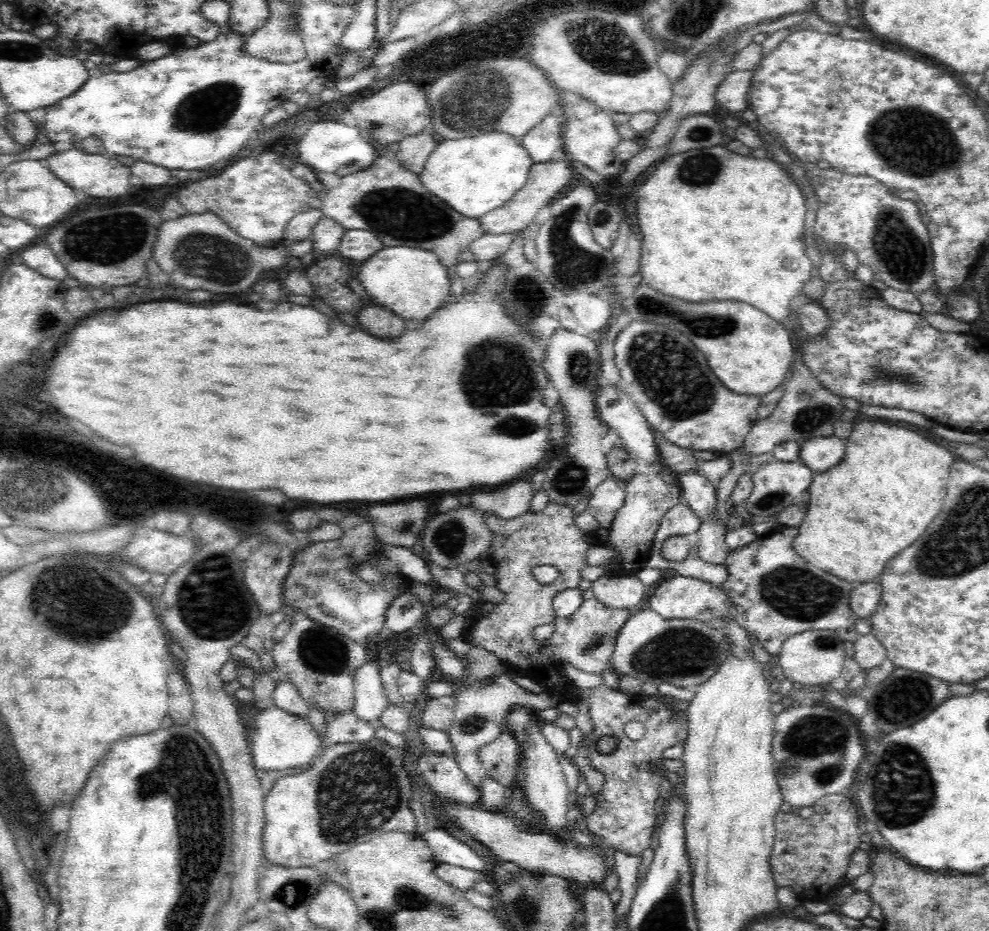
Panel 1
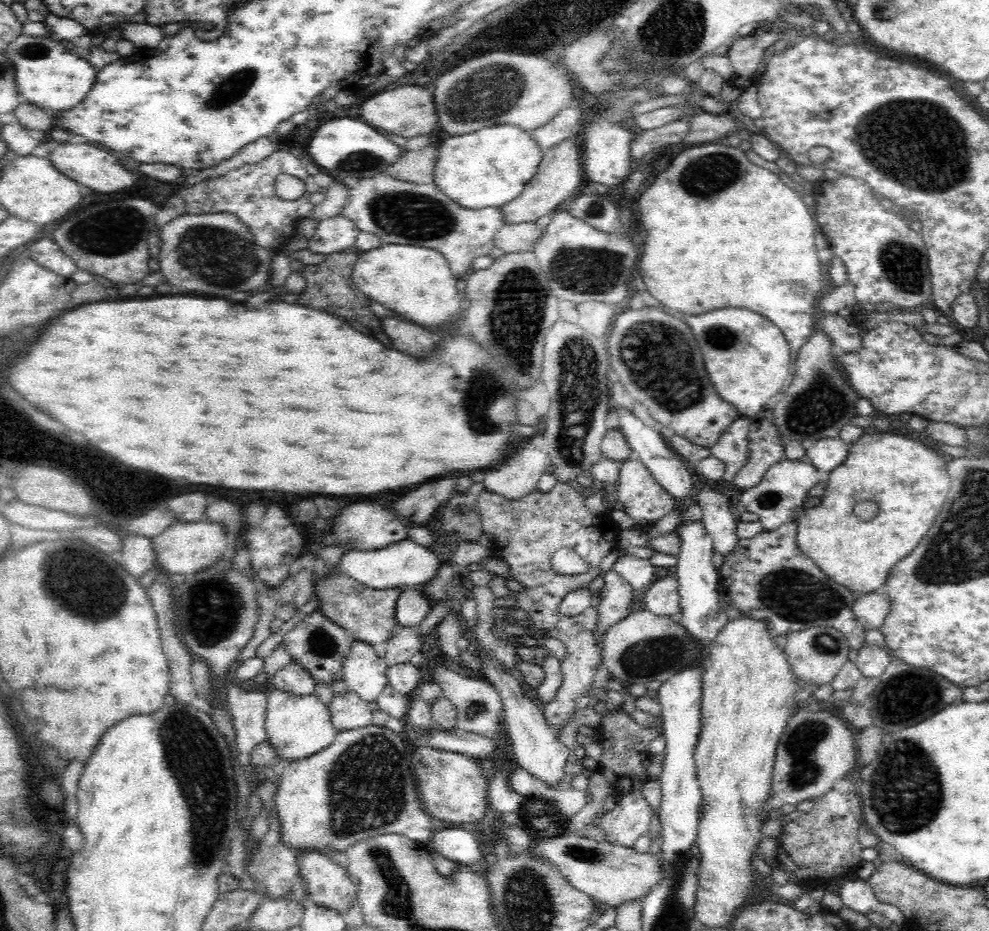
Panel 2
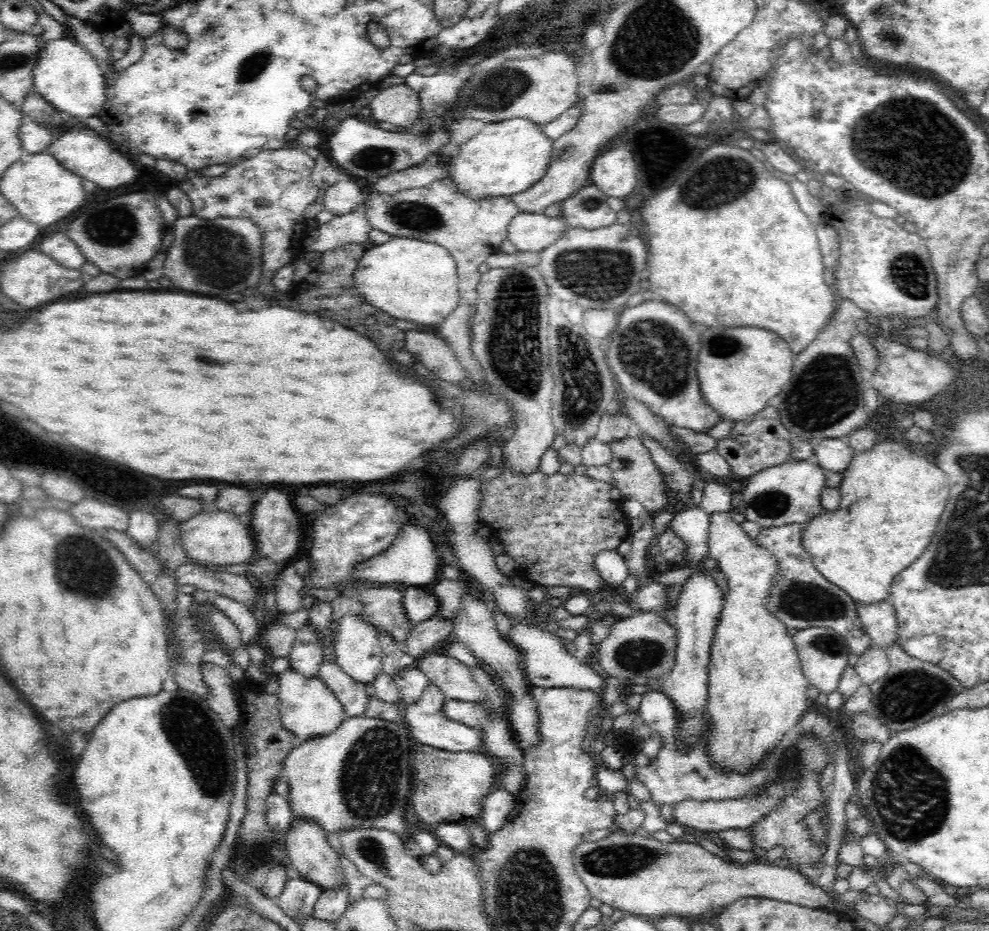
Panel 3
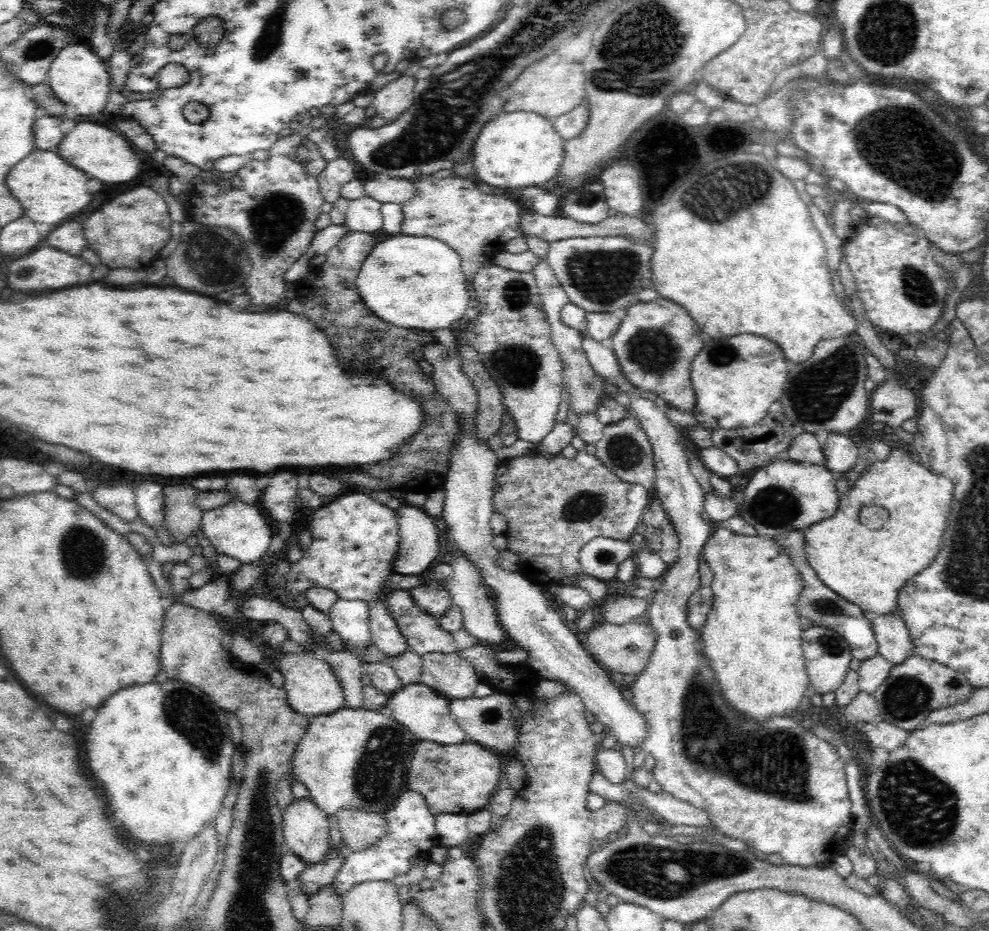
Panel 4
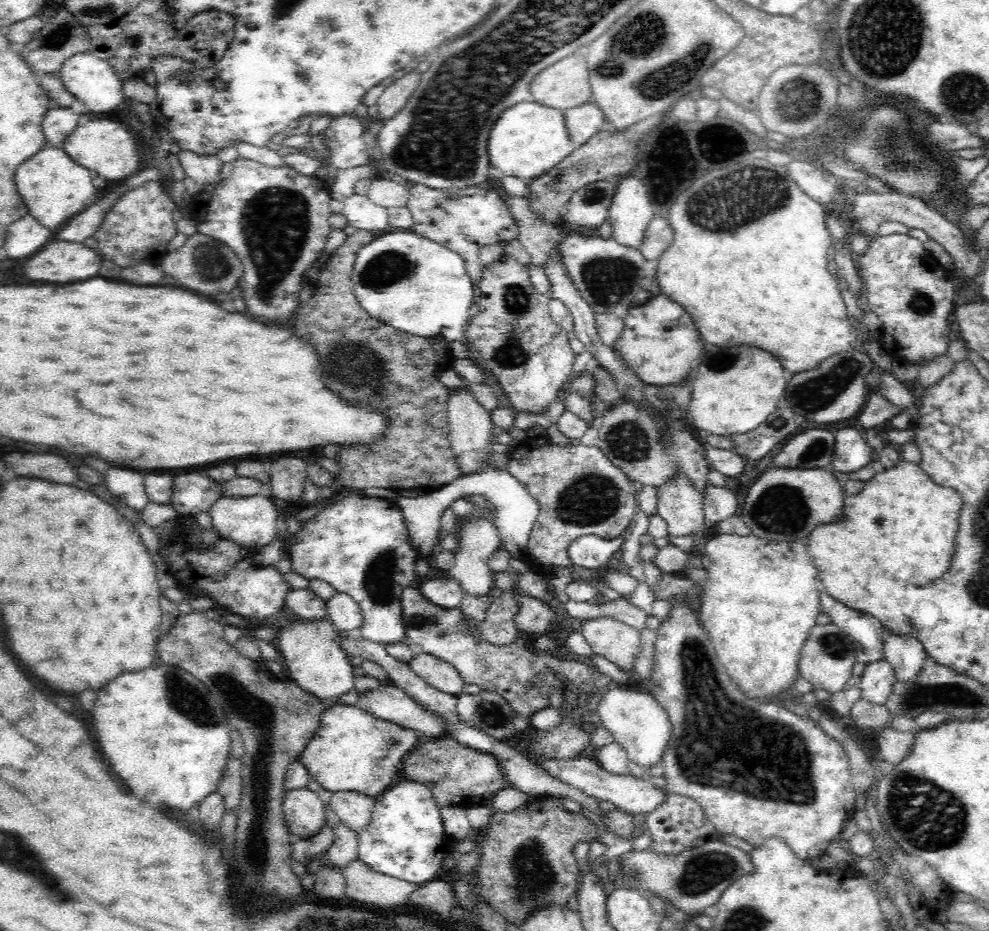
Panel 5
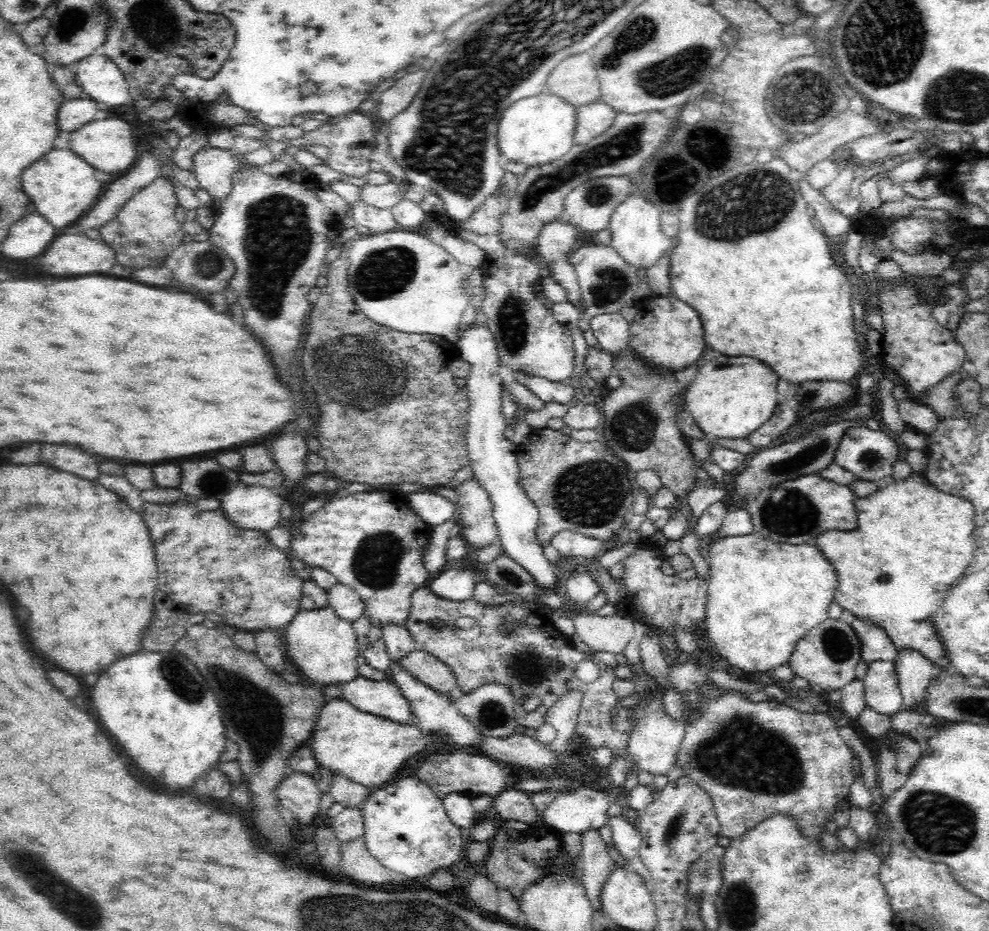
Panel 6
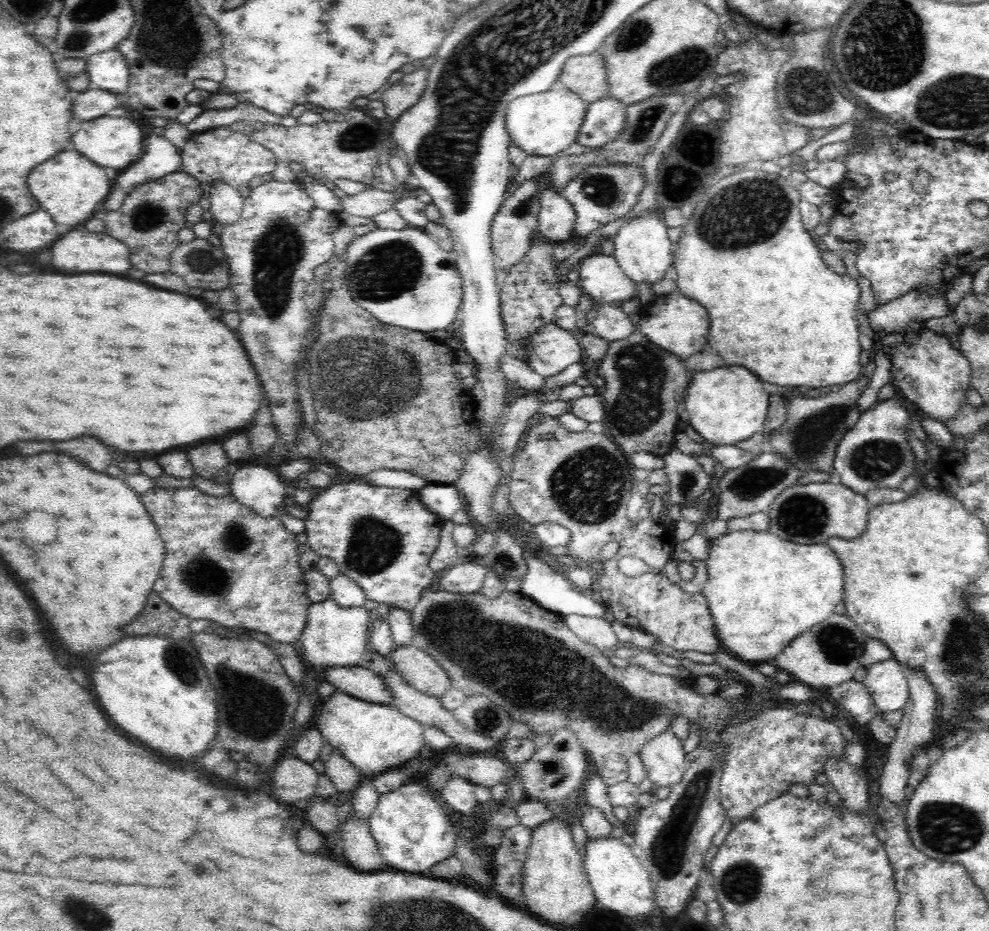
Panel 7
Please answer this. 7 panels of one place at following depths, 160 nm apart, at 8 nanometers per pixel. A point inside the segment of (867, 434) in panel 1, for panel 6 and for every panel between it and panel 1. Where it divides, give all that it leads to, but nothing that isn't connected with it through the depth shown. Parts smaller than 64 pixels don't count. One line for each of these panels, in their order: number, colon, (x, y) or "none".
2: (908, 480)
3: (865, 566)
4: (869, 569)
5: (901, 529)
6: (909, 533)

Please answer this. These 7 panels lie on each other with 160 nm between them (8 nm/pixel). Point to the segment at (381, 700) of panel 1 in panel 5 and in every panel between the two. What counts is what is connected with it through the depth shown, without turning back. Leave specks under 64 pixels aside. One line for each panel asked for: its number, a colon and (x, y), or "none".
2: (364, 671)
3: (358, 651)
4: (350, 618)
5: (345, 614)

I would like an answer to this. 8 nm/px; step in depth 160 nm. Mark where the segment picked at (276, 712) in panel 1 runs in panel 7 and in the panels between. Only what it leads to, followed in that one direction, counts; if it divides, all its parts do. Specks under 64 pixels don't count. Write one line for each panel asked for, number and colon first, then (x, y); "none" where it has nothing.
2: (297, 727)
3: (308, 707)
4: (312, 687)
5: (309, 651)
6: (323, 645)
7: (334, 636)

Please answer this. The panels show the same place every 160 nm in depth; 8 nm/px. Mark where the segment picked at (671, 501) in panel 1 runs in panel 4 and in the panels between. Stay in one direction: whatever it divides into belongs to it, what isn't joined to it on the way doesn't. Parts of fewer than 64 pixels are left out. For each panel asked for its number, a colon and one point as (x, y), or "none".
2: (646, 501)
3: (635, 474)
4: (625, 448)

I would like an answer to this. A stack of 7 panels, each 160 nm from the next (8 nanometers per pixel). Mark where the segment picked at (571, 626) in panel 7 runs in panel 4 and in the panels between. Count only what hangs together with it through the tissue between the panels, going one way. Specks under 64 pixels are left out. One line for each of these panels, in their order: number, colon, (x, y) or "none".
4: (626, 648)
5: (618, 642)
6: (604, 634)

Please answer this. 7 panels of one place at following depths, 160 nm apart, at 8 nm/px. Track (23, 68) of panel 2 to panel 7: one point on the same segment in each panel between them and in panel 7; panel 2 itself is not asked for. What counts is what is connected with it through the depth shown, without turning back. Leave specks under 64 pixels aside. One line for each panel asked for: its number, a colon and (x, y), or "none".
3: (67, 76)
4: (78, 77)
5: (88, 78)
6: (99, 77)
7: (108, 70)

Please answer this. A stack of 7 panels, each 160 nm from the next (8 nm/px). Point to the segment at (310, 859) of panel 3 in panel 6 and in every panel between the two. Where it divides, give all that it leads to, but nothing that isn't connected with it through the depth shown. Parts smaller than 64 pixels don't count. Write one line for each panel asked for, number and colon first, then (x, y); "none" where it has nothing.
4: (306, 831)
5: (303, 809)
6: (298, 792)

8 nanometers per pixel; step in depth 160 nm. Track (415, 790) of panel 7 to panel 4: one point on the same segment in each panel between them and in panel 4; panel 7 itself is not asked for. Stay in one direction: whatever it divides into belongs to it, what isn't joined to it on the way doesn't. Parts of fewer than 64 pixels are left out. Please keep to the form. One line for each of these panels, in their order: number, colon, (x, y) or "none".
4: (411, 833)
5: (405, 839)
6: (407, 828)

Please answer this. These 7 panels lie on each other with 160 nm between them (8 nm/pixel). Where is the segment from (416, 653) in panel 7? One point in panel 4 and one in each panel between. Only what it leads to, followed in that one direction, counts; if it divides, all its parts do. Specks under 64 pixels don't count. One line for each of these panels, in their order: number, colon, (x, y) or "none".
4: (450, 675)
5: (442, 675)
6: (432, 672)

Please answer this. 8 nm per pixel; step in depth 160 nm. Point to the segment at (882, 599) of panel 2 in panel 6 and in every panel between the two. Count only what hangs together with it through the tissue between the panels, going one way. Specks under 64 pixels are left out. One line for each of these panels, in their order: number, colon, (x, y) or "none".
3: (879, 620)
4: (891, 633)
5: (906, 654)
6: (914, 671)

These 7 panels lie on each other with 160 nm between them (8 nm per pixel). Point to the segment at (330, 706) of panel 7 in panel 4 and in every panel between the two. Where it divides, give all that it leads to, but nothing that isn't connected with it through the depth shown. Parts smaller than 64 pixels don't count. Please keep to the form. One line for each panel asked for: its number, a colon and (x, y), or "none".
4: (352, 758)
5: (352, 750)
6: (369, 749)

